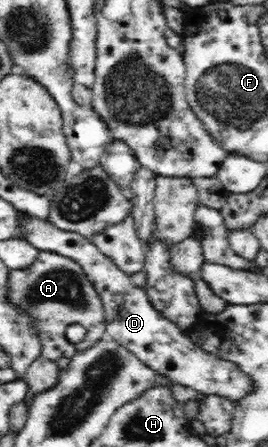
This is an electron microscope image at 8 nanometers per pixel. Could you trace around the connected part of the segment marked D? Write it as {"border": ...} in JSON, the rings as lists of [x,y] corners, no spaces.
{"border":[[[20,211],[18,215],[20,239],[40,252],[53,252],[65,258],[73,259],[81,265],[86,278],[93,284],[103,303],[106,336],[116,339],[121,347],[127,348],[153,370],[168,376],[173,382],[191,386],[201,395],[217,395],[231,401],[249,394],[249,377],[231,362],[213,358],[189,338],[187,331],[177,323],[171,322],[157,310],[144,288],[137,287],[131,276],[113,263],[109,256],[102,254],[100,248],[91,240],[76,233],[65,232],[53,227],[44,219],[27,215]]]}

